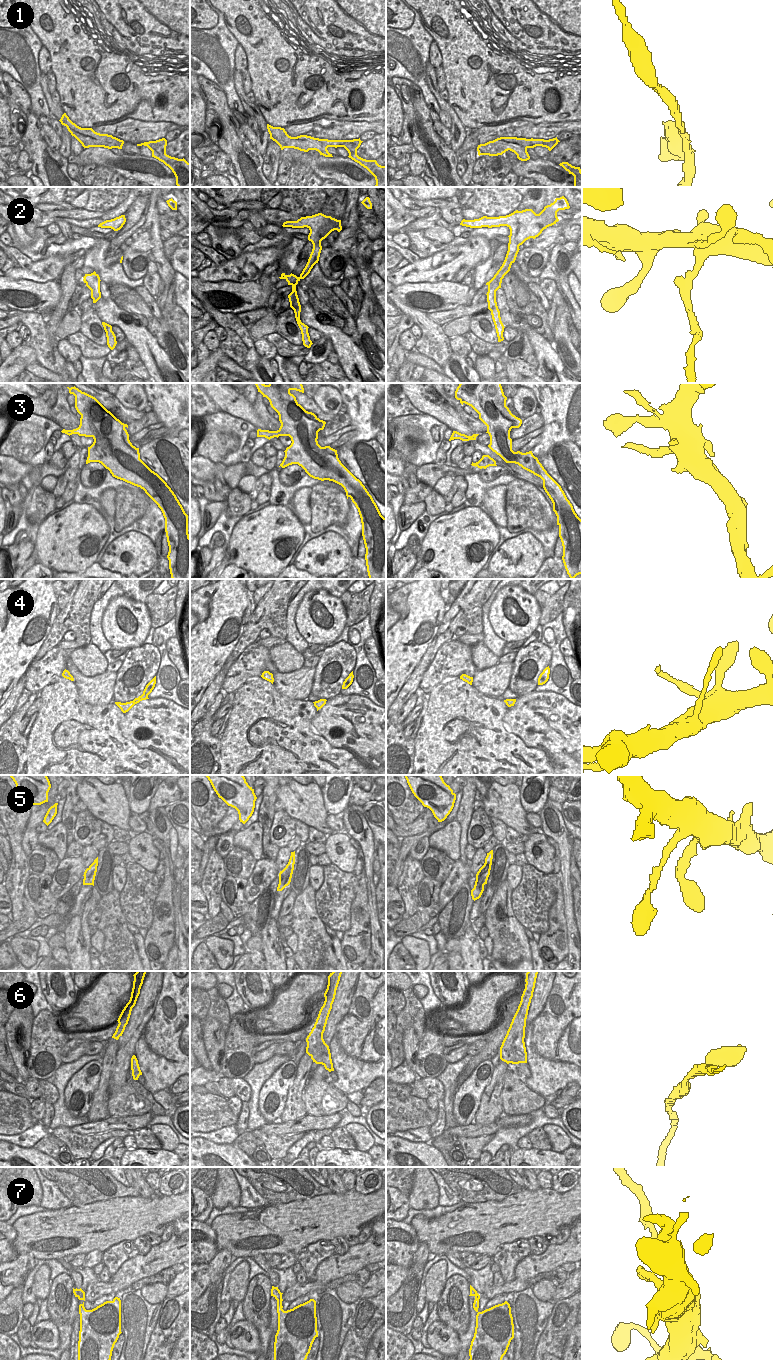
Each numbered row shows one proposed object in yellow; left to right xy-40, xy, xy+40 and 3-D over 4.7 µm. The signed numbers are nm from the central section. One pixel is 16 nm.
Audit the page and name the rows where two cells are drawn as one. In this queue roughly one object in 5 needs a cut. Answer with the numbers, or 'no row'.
2, 7

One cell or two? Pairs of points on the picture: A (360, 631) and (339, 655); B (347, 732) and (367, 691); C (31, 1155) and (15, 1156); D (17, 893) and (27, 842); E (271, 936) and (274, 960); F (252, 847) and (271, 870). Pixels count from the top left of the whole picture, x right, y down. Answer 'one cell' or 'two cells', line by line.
A: two cells
B: two cells
C: one cell
D: two cells
E: one cell
F: two cells

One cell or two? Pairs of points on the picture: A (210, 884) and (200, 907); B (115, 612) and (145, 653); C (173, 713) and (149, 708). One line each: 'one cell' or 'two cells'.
A: two cells
B: two cells
C: one cell

